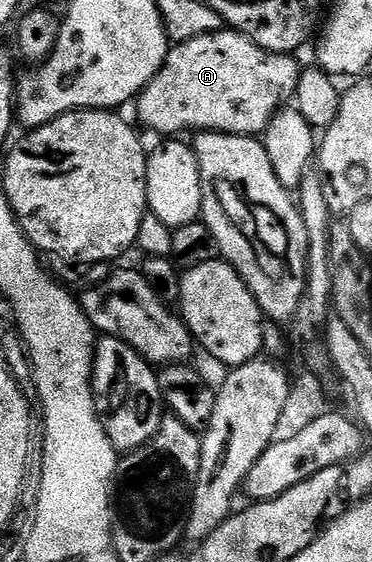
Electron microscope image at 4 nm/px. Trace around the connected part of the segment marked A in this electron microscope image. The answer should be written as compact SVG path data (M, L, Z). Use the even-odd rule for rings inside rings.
M221 31L202 35L198 39L181 41L169 48L164 66L140 92L134 108L146 128L153 129L156 133L168 133L164 135L207 131L232 133L235 137L256 137L263 134L272 117L295 98L302 72L302 65L299 65L296 59L286 53L267 53L249 37L235 31Z

